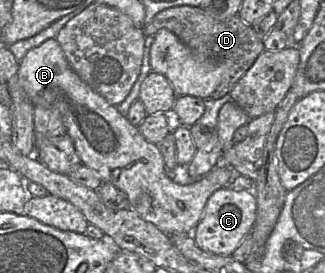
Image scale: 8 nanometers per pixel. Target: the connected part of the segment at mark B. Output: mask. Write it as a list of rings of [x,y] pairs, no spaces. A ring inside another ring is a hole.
[[[49,39],[29,50],[19,62],[18,77],[34,106],[60,112],[66,134],[72,139],[81,163],[95,172],[102,183],[111,183],[123,191],[128,197],[129,209],[167,236],[192,235],[209,197],[241,176],[230,166],[219,164],[191,184],[173,182],[166,174],[157,146],[146,141],[138,127],[131,125],[115,106],[77,75],[56,39]]]

